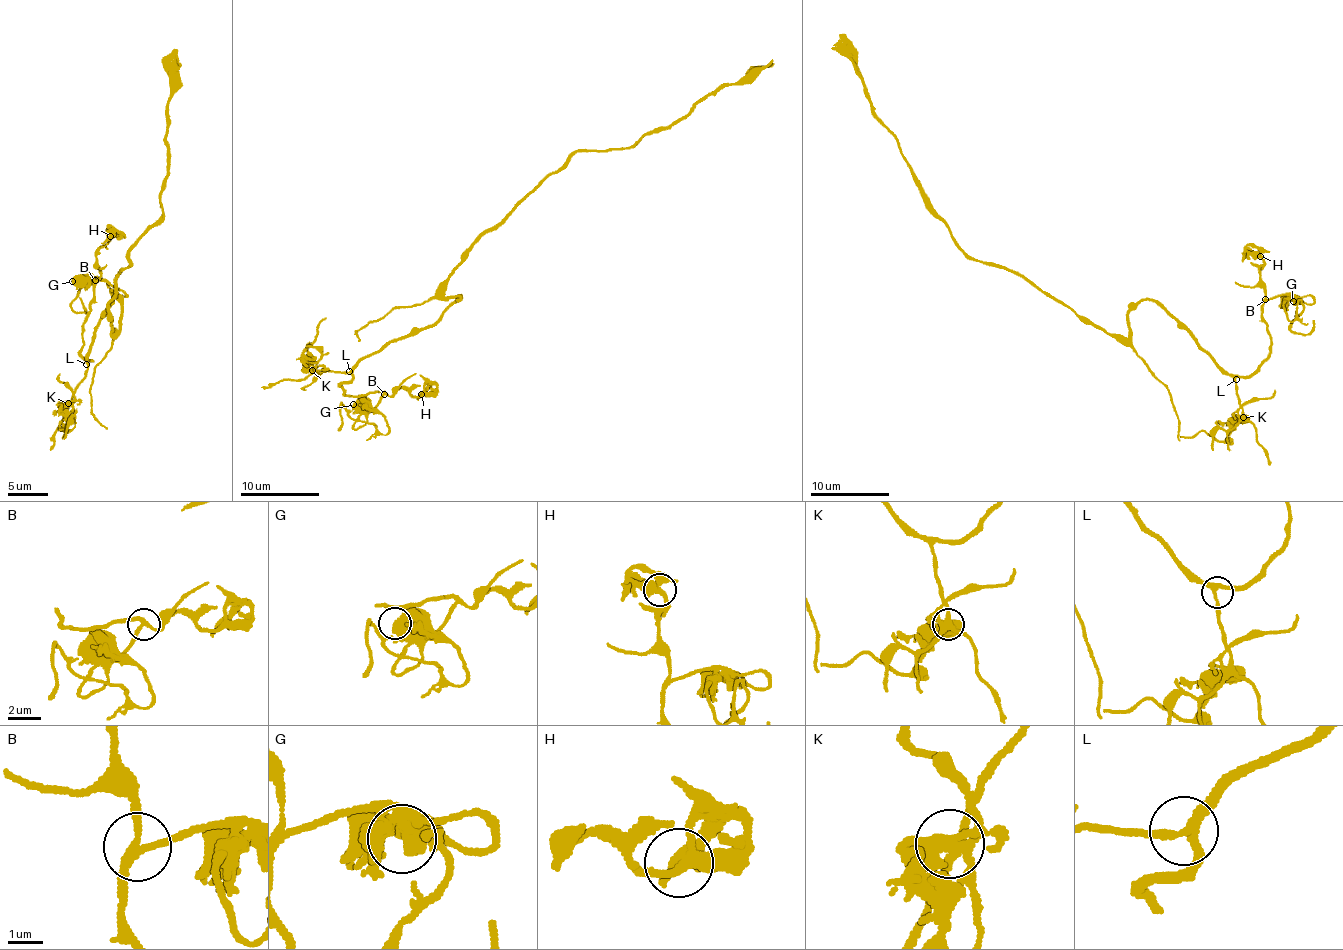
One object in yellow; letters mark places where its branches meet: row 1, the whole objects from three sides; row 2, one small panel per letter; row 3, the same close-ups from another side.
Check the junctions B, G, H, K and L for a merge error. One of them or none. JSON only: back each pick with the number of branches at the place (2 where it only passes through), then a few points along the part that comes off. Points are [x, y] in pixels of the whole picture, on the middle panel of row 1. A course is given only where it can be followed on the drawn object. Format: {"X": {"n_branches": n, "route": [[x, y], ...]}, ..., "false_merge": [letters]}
{"false_merge": []}

